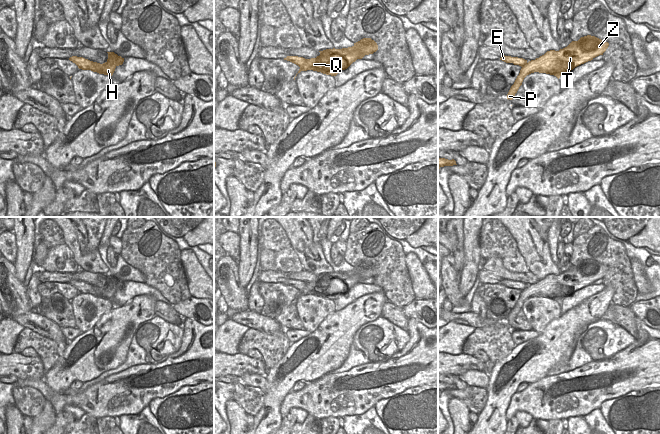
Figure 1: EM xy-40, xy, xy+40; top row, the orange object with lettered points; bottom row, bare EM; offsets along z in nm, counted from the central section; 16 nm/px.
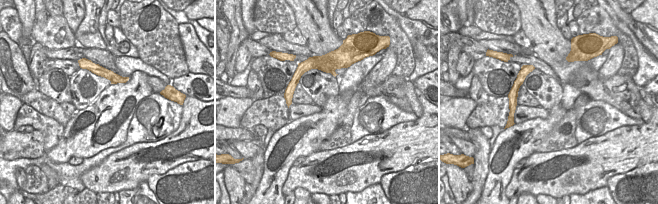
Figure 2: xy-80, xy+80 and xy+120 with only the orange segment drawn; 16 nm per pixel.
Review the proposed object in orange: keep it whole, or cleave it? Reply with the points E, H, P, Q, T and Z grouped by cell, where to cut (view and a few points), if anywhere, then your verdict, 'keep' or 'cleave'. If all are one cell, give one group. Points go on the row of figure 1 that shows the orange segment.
E / H P Q T Z; cut in xy-40 along (91, 61), (92, 70); cleave

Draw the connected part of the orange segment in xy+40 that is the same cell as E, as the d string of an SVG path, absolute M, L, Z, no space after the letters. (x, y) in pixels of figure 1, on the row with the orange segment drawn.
M503 55L500 60L506 62L506 63L513 63L514 65L519 65L521 67L525 66L527 64L527 60L523 58L518 57L511 57L511 56L505 56Z

